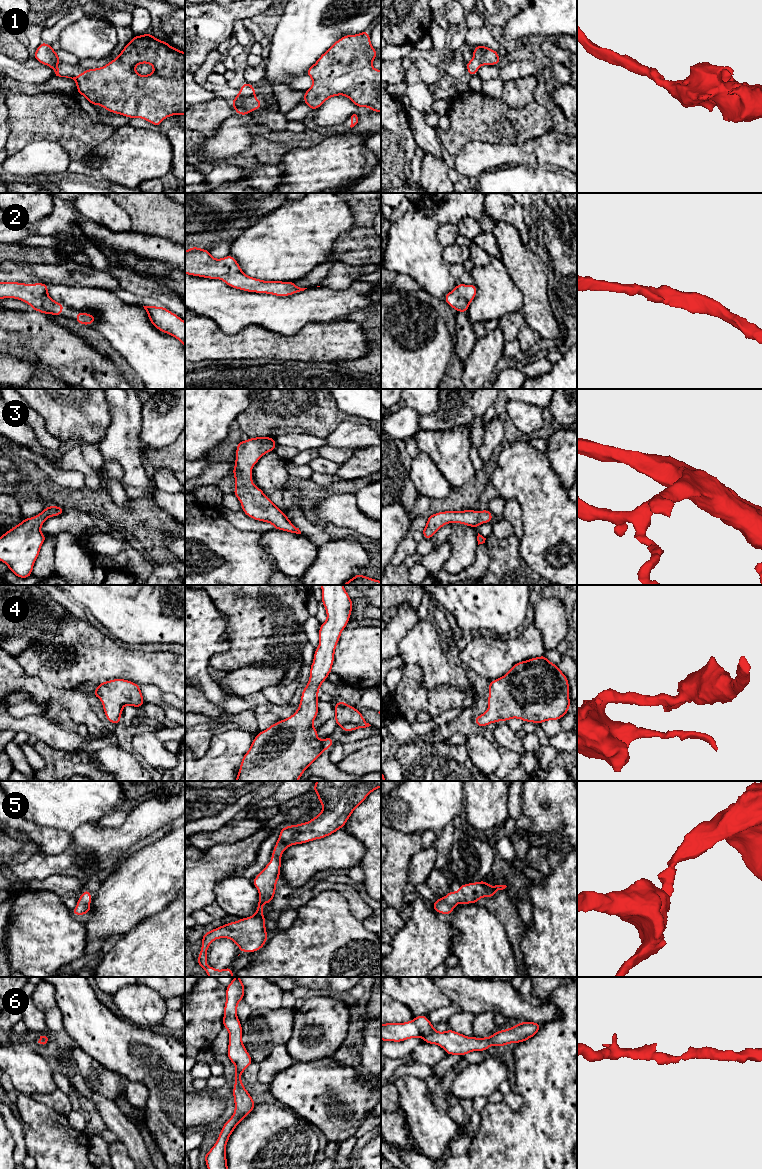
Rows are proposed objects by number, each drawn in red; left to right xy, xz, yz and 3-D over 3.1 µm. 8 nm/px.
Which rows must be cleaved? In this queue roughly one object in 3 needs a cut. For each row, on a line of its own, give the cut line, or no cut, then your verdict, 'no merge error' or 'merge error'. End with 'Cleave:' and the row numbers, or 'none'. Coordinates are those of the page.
1: no cut; no merge error
2: no cut; no merge error
3: no cut; no merge error
4: no cut; no merge error
5: no cut; no merge error
6: no cut; no merge error
Cleave: none

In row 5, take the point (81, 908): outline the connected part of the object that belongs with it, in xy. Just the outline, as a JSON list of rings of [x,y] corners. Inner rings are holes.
[[[88,889],[84,890],[82,895],[78,898],[78,903],[74,910],[72,911],[73,915],[79,916],[88,914],[90,912],[91,906],[90,901],[92,900],[92,895]]]

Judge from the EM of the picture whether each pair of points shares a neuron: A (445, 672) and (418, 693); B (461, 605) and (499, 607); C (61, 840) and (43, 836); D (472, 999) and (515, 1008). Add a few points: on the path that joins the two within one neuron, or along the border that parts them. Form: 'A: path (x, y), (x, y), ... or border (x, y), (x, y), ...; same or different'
A: border (418, 665), (426, 689), (447, 685); different
B: path (470, 604), (490, 604); same
C: path (57, 840), (47, 839); same
D: path (483, 999), (504, 999); same

